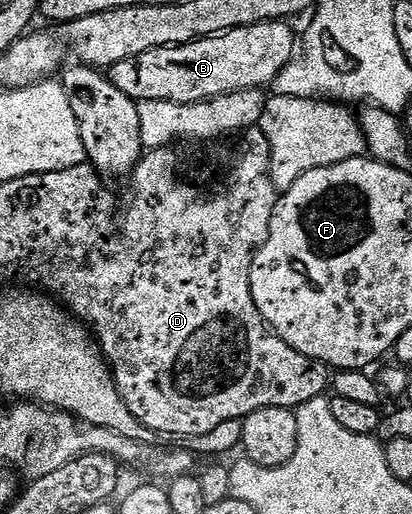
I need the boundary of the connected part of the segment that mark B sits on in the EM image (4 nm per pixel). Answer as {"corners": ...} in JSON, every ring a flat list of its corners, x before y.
{"corners":[[265,20,243,28,233,28,216,36,205,36,193,44,175,44,172,48,153,48,144,54,136,54,124,62,116,62,108,69,108,77,117,90,122,90,134,101,155,100,177,104,199,104,215,100,218,96,232,94,249,88,265,89,273,85,274,79,295,59,296,36,289,23,280,20]]}

